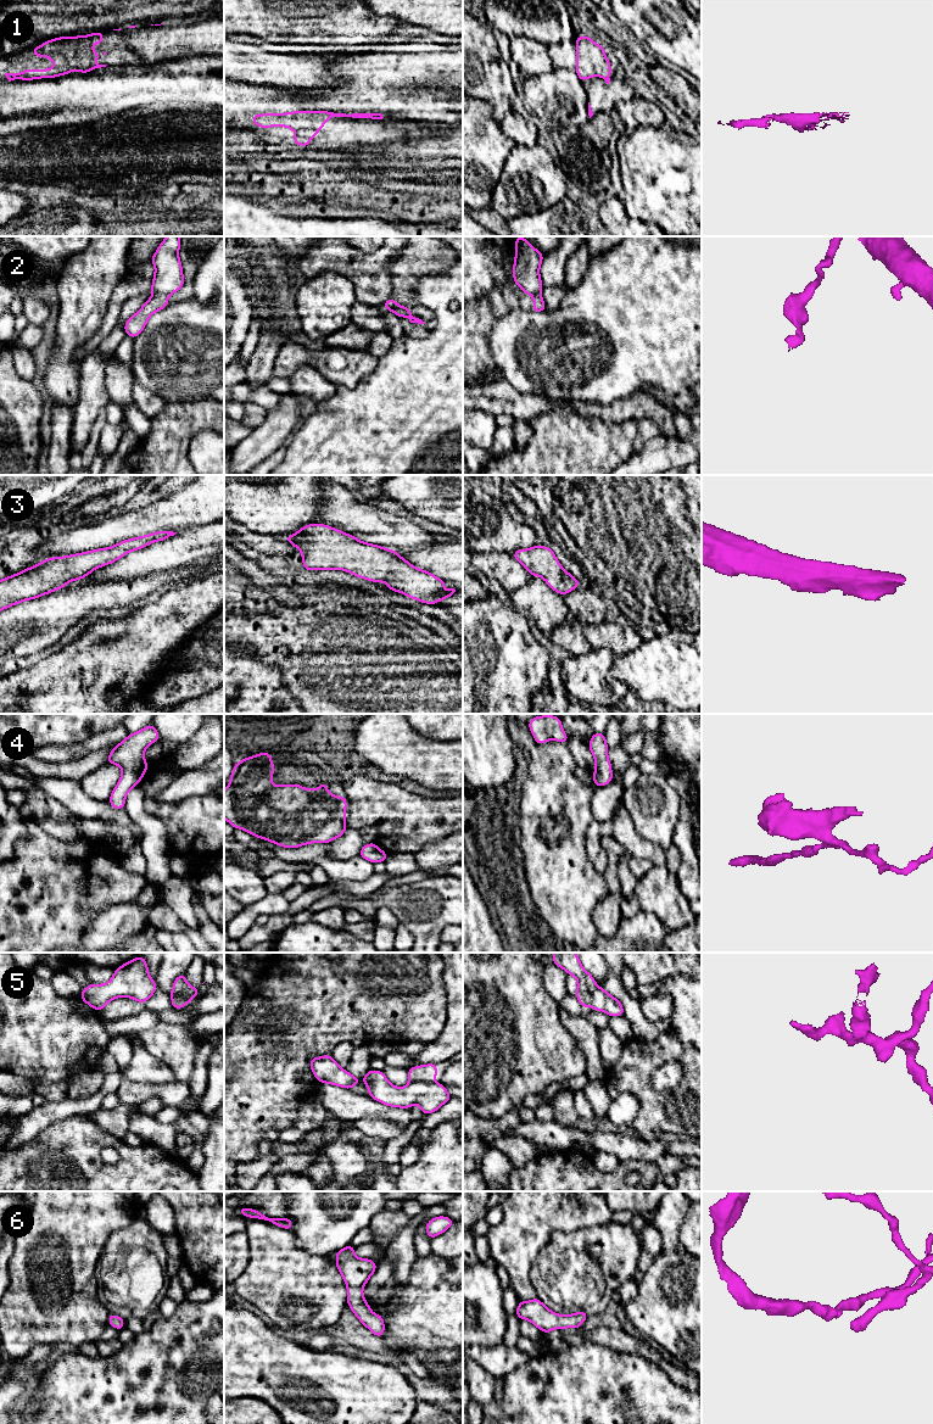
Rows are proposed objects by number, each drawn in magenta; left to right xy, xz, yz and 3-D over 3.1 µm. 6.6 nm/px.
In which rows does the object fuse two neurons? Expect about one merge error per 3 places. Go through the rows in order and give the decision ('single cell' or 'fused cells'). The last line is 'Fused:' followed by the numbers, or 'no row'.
1: single cell
2: fused cells
3: single cell
4: single cell
5: fused cells
6: single cell
Fused: 2, 5

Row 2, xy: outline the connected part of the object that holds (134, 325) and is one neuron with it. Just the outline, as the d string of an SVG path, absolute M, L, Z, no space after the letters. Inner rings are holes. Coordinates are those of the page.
M153 294L144 306L125 322L125 334L135 339L144 330L149 318L155 312L162 311L168 303L167 295Z

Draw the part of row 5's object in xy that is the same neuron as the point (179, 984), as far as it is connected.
M185 973L178 976L173 982L172 993L179 993L179 992L186 992L186 993L200 993L200 988L196 989L192 985L190 985L185 981ZM200 993L201 994L201 993Z

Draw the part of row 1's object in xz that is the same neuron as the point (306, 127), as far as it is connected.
M296 111L287 113L264 113L264 115L252 115L253 124L259 128L269 127L286 127L295 132L296 136L292 144L311 146L309 140L317 135L317 133L324 127L325 122L330 117L352 117L352 118L371 118L382 119L381 113L334 113L329 111Z

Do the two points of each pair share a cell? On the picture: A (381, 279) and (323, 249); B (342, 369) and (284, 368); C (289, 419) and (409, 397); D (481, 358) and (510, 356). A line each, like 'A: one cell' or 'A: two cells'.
A: one cell
B: one cell
C: two cells
D: two cells

